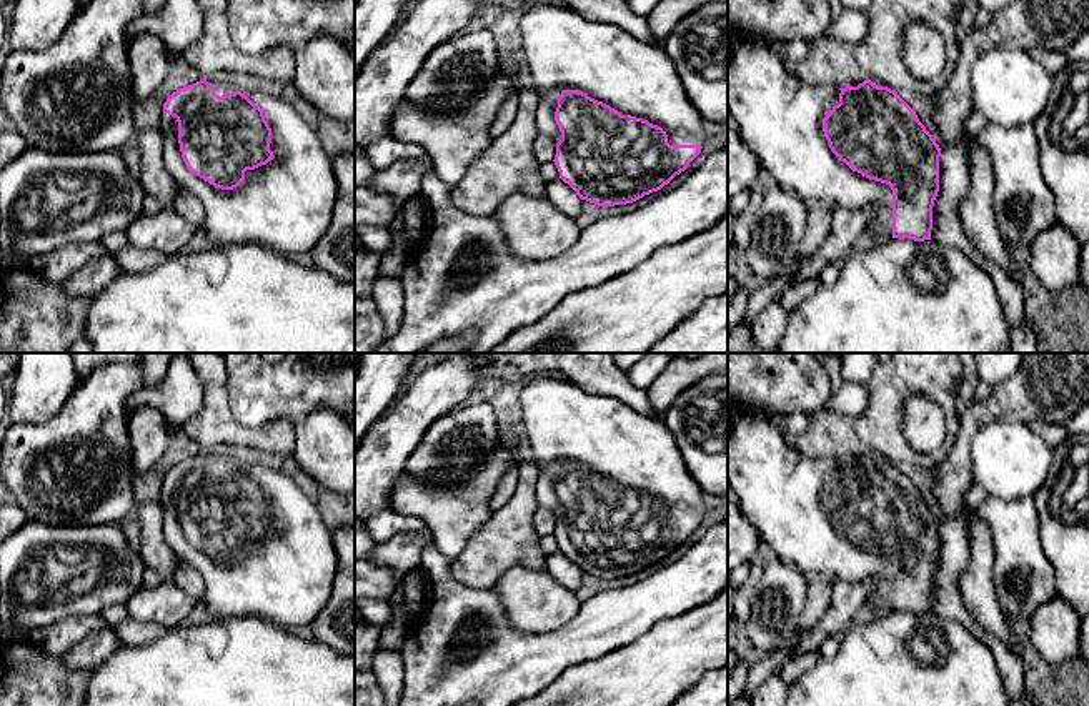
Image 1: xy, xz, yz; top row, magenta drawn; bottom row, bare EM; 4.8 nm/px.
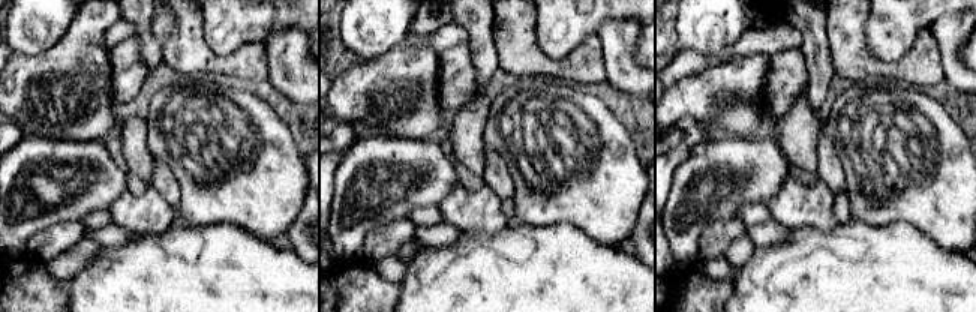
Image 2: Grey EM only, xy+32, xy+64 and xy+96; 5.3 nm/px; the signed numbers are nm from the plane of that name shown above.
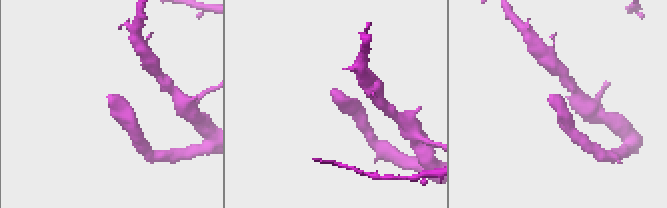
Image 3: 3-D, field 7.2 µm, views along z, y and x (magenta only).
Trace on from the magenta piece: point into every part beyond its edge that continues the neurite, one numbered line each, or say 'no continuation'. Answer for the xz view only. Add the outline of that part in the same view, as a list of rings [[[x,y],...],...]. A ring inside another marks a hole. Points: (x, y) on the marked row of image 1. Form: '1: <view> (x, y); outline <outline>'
1: xz (561, 49); outline [[[556,2],[530,5],[520,22],[521,58],[528,83],[540,95],[536,127],[556,143],[561,132],[554,122],[563,90],[579,90],[609,105],[621,115],[631,115],[661,127],[669,145],[704,145],[704,120],[689,102],[674,62],[663,45],[641,42],[618,25],[589,20],[584,13]]]

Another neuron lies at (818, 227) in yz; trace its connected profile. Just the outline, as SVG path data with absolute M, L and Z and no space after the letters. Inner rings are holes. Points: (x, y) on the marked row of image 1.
M813 203L808 210L806 231L799 246L799 256L811 256L829 236L833 208L823 203Z

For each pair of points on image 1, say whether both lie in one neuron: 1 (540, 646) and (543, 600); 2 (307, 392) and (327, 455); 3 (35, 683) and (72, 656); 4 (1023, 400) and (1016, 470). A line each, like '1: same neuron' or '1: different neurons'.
1: different neurons
2: different neurons
3: different neurons
4: different neurons

